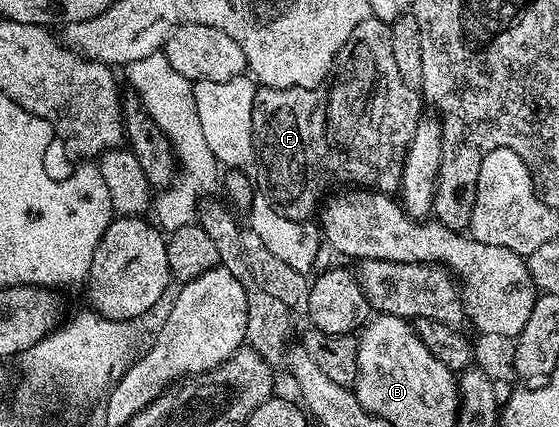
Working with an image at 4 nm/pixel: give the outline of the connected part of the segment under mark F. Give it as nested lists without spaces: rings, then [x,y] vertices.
[[[374,16],[366,18],[365,20],[361,20],[357,24],[357,28],[353,28],[353,32],[349,32],[349,40],[345,40],[345,44],[342,48],[337,52],[337,56],[335,57],[335,65],[325,83],[325,88],[316,88],[314,90],[306,90],[305,88],[273,88],[272,86],[259,86],[256,89],[255,95],[253,96],[253,132],[251,133],[251,145],[253,147],[253,158],[257,163],[259,161],[259,178],[263,181],[263,188],[261,188],[261,194],[268,199],[276,207],[276,209],[280,210],[282,214],[285,215],[289,220],[297,220],[298,222],[306,222],[308,219],[312,217],[311,213],[316,213],[317,207],[324,201],[327,189],[330,188],[334,182],[351,182],[352,187],[355,188],[366,188],[369,190],[374,190],[381,194],[390,194],[394,195],[396,191],[400,189],[403,185],[403,161],[405,160],[405,156],[407,155],[407,149],[409,148],[409,144],[413,140],[413,132],[417,124],[419,123],[421,117],[421,111],[419,111],[419,106],[421,107],[421,94],[419,90],[414,90],[413,88],[409,88],[409,84],[405,84],[405,80],[401,80],[401,75],[397,72],[397,63],[393,60],[393,36],[391,35],[391,27],[388,23],[383,22],[380,18],[376,18]]]

